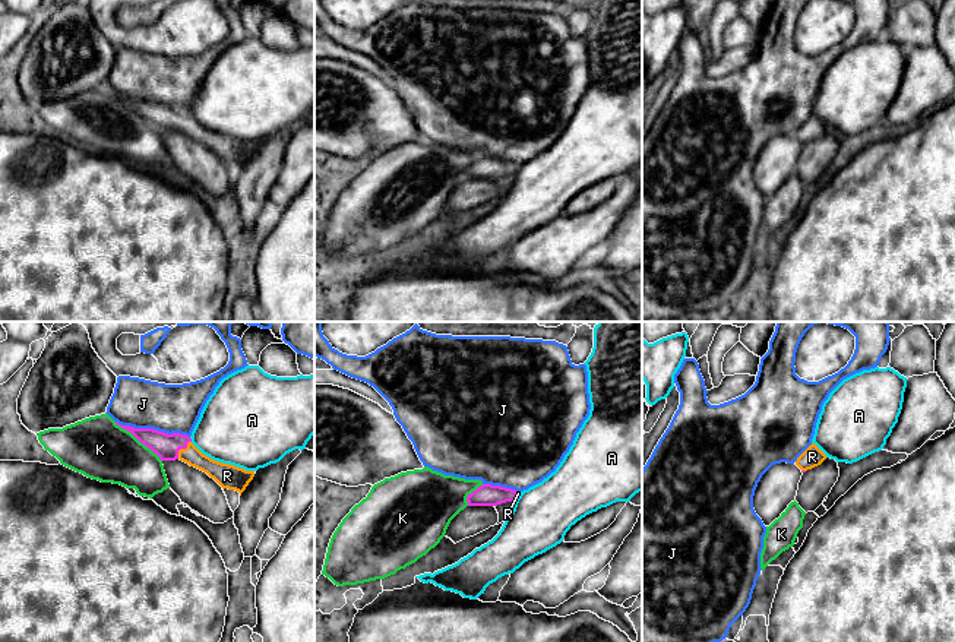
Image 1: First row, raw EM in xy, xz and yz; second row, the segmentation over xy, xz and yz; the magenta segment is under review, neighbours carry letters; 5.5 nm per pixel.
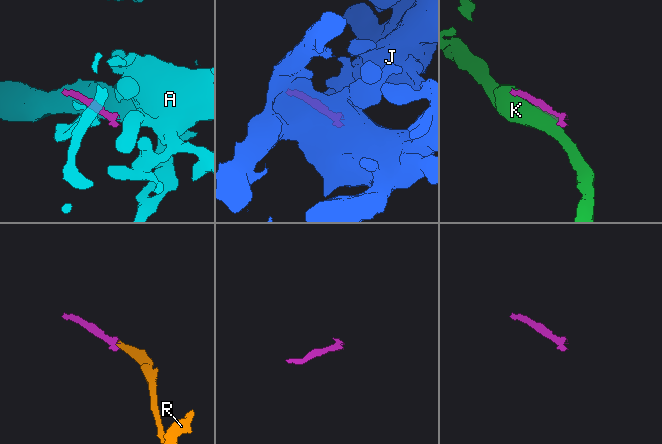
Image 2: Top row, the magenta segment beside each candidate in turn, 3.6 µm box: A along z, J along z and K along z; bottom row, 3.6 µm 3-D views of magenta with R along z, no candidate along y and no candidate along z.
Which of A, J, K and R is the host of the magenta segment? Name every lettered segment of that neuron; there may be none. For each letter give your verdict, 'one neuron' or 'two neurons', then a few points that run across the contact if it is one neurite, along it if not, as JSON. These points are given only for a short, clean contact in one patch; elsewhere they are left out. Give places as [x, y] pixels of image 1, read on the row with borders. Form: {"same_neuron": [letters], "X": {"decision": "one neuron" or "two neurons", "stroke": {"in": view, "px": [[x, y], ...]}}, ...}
{"same_neuron": ["R"], "A": {"decision": "two neurons", "stroke": {"in": "xy", "px": [[189, 437], [192, 440]]}}, "J": {"decision": "two neurons"}, "K": {"decision": "two neurons"}, "R": {"decision": "one neuron", "stroke": {"in": "xy", "px": [[167, 446], [182, 448], [192, 455]]}}}

